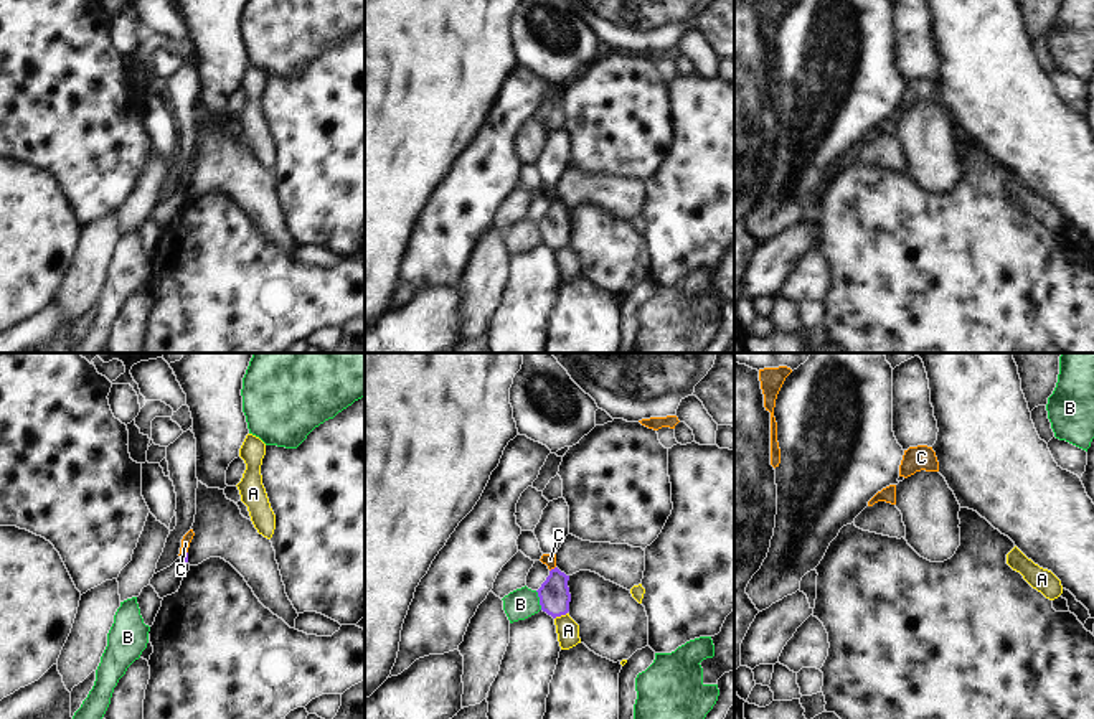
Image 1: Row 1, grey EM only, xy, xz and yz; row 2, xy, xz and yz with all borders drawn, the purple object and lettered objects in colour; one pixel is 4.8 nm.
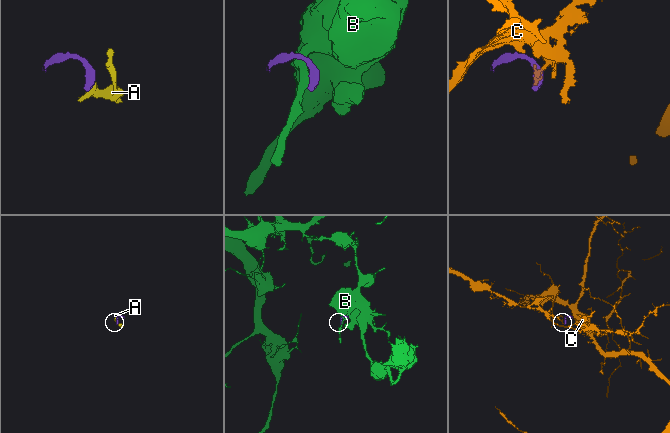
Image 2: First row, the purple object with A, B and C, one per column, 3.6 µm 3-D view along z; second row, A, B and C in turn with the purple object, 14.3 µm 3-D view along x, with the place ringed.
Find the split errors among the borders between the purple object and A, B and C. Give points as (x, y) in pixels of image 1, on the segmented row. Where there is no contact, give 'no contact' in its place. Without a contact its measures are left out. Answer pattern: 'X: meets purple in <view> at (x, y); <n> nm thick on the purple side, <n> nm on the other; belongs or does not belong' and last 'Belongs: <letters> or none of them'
A: meets purple in xz at (560, 615); 150 nm thick on the purple side, 110 nm on the other; does not belong
B: meets purple in xz at (540, 601); 150 nm thick on the purple side, 150 nm on the other; does not belong
C: meets purple in xz at (551, 569); 150 nm thick on the purple side, 60 nm on the other; does not belong
Belongs: none of them

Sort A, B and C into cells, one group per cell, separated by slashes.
A / B / C

